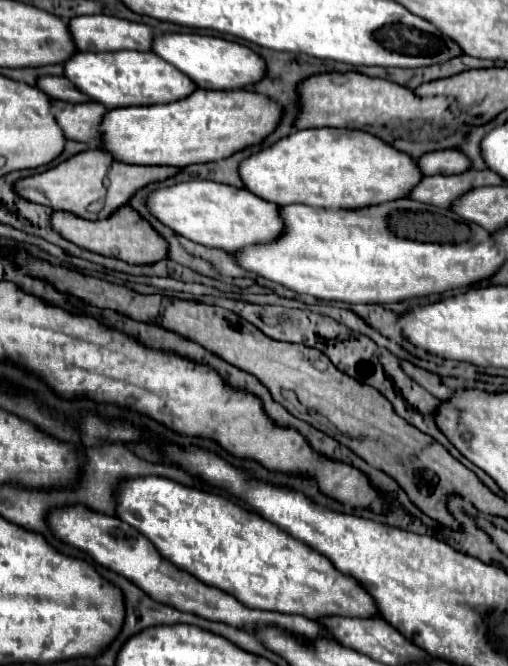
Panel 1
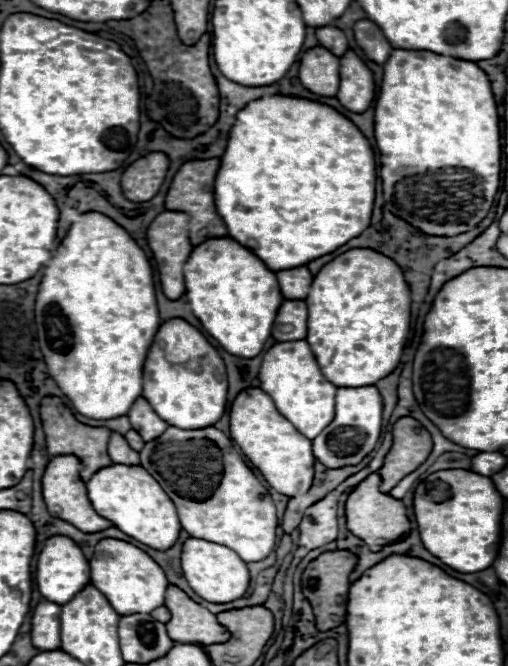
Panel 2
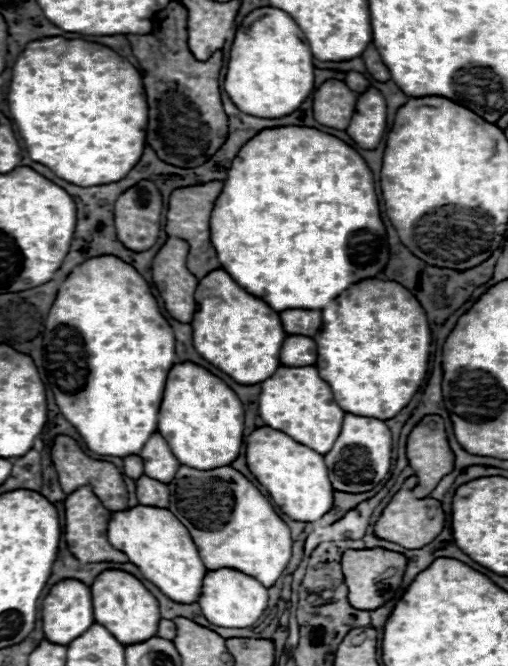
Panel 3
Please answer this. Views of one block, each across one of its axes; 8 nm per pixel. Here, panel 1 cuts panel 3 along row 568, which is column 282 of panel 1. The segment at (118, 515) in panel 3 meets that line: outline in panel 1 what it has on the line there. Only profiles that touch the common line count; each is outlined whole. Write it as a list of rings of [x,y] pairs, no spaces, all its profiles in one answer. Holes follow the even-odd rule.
[[[320,128],[320,130],[298,130],[290,136],[278,140],[270,148],[264,148],[240,164],[240,178],[246,188],[256,196],[274,202],[278,206],[288,204],[308,204],[308,206],[326,206],[326,208],[360,208],[382,204],[396,198],[408,198],[410,190],[420,184],[422,170],[406,152],[396,150],[384,140],[360,132],[360,130],[338,130],[338,128]]]

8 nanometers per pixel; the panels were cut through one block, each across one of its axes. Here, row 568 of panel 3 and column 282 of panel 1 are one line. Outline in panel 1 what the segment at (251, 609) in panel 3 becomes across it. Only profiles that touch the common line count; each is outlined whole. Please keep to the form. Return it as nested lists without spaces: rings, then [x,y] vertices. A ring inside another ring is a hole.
[[[210,180],[182,182],[170,188],[154,190],[148,198],[148,208],[176,234],[196,244],[224,250],[228,254],[236,254],[248,246],[272,242],[280,238],[280,232],[284,230],[278,204],[266,202],[246,188],[234,188]]]

